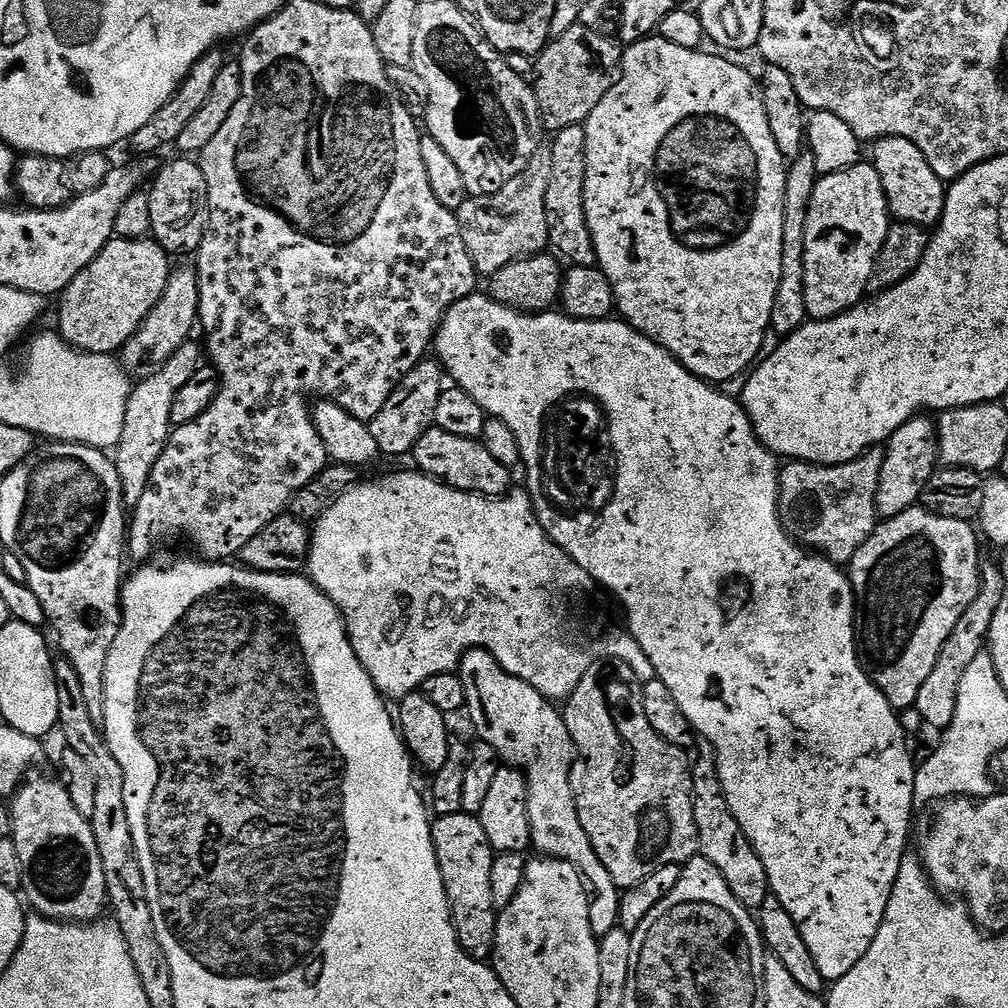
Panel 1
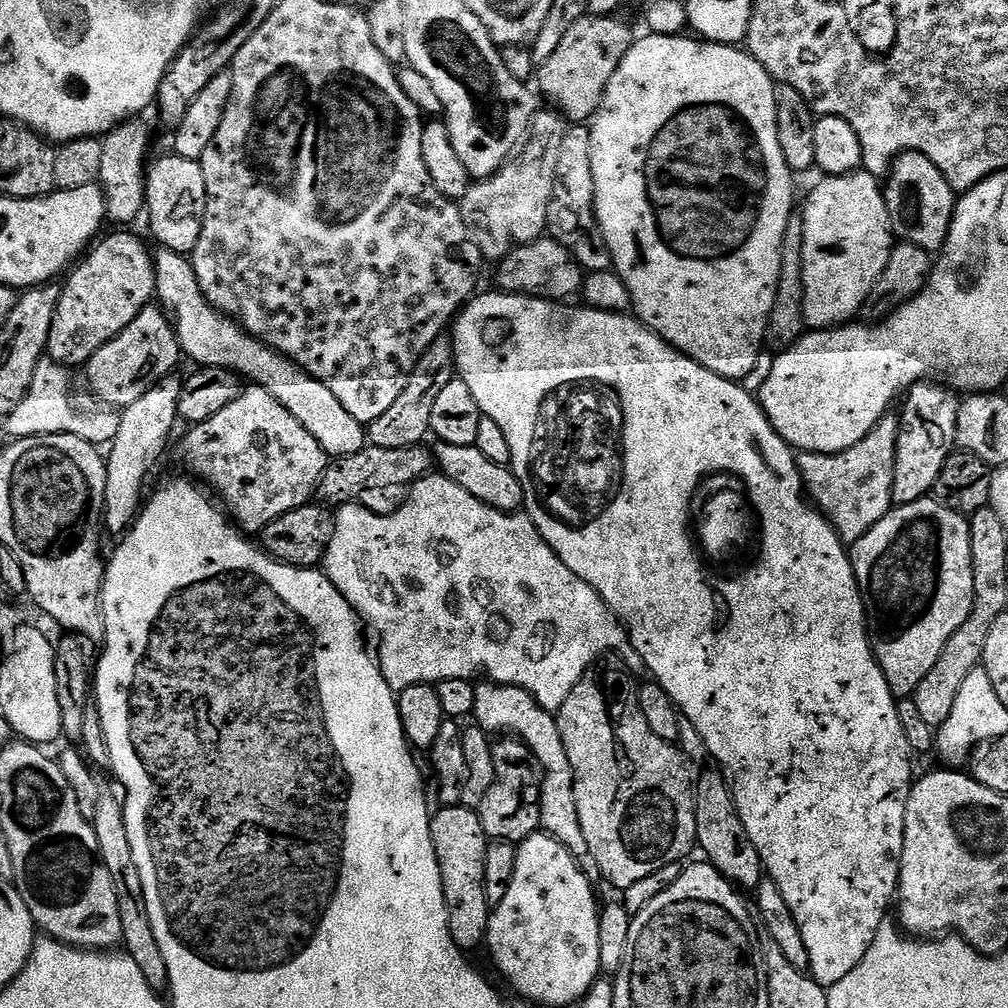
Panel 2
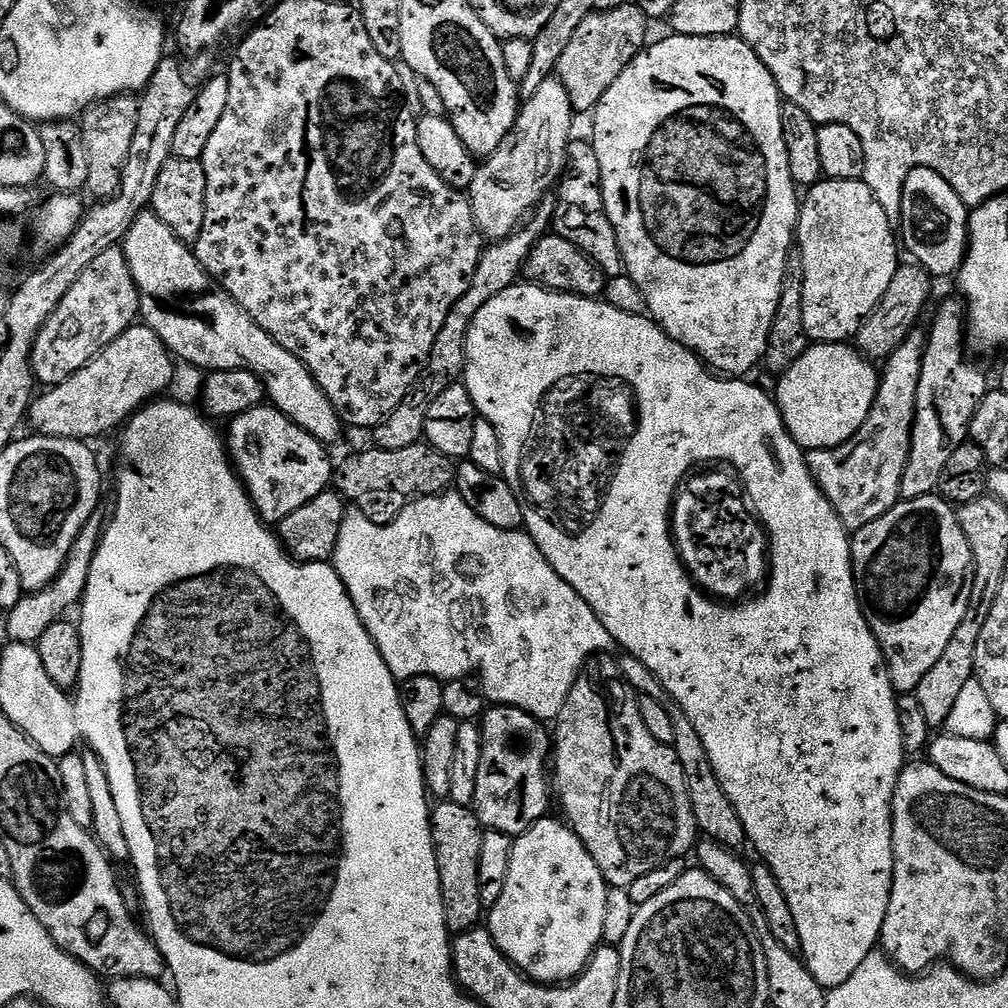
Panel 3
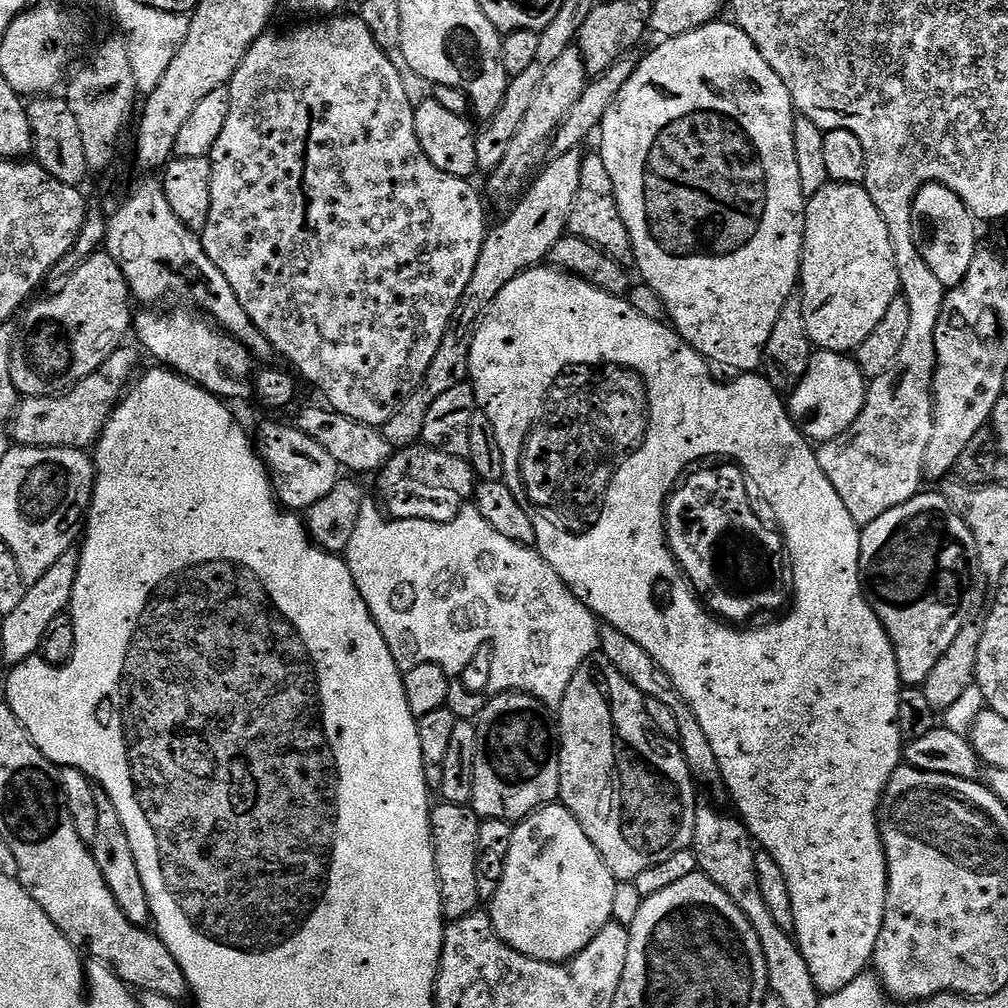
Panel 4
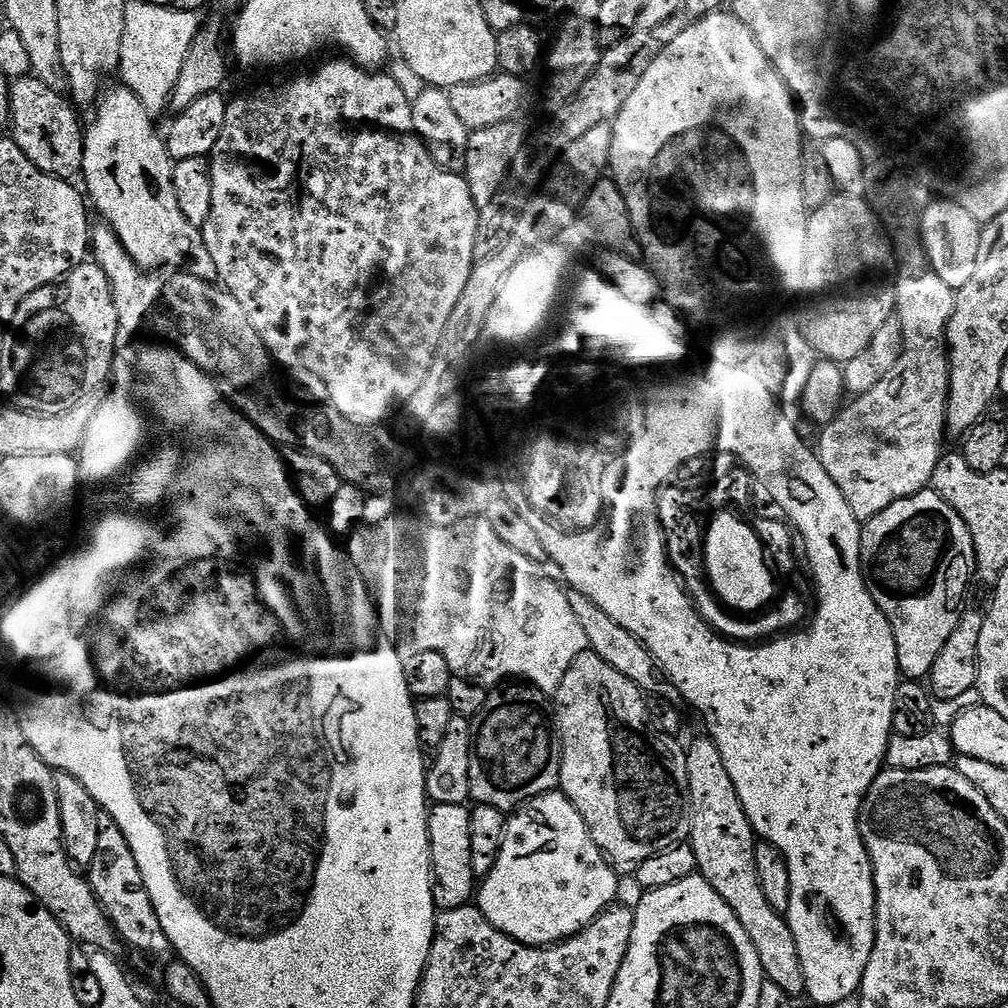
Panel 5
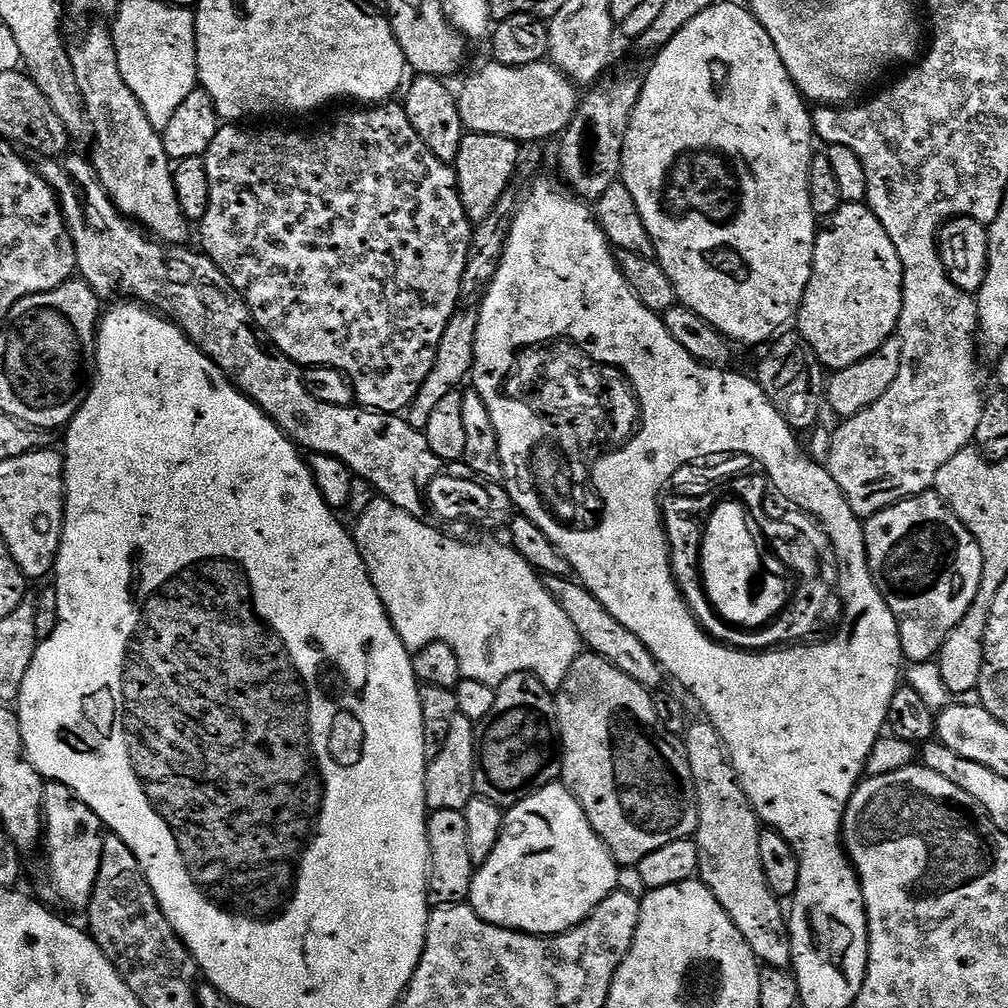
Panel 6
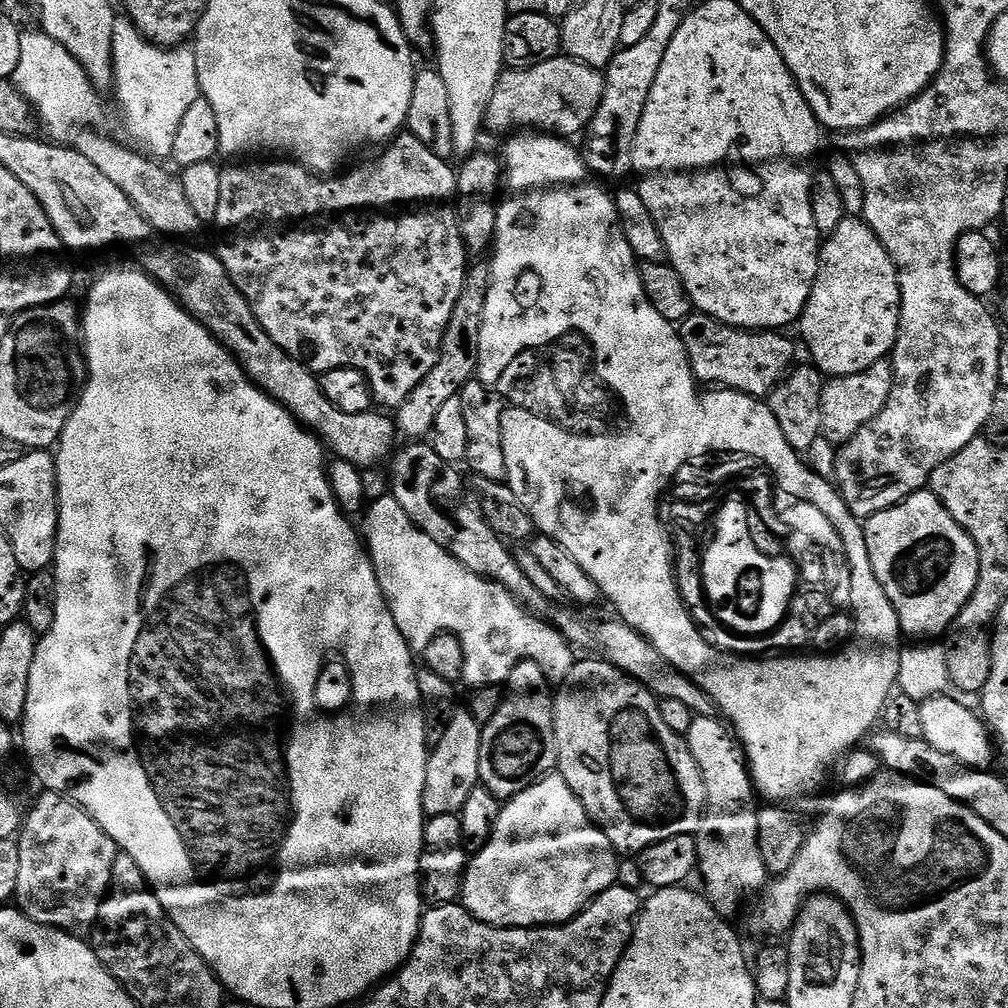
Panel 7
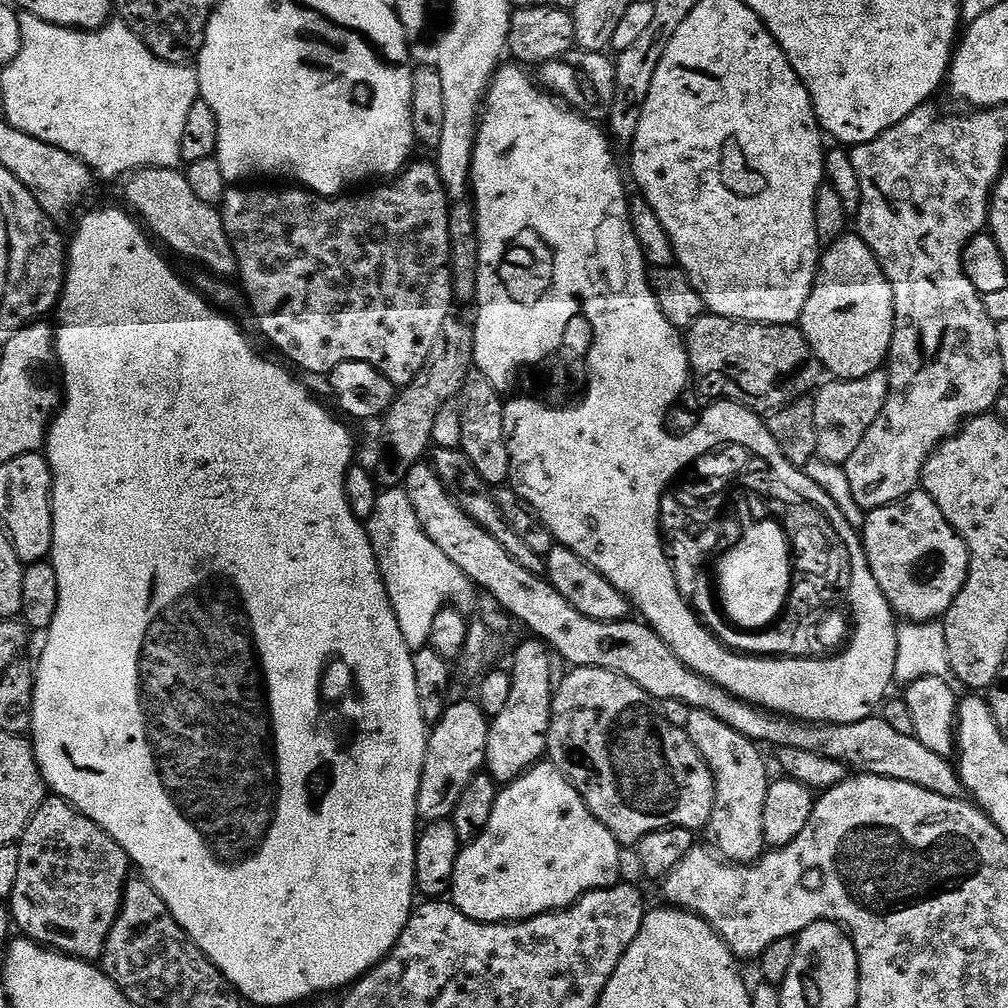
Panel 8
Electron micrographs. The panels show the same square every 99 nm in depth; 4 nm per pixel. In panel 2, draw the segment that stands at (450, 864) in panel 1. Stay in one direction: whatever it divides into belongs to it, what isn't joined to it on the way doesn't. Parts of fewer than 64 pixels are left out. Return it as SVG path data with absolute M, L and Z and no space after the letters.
M444 806L439 809L440 813L432 816L432 841L434 850L438 858L438 866L442 874L442 886L444 887L444 897L448 907L448 925L450 934L454 942L461 950L476 948L485 943L488 939L488 917L490 909L486 902L486 850L489 846L488 835L484 832L484 827L480 821L479 811L463 806Z

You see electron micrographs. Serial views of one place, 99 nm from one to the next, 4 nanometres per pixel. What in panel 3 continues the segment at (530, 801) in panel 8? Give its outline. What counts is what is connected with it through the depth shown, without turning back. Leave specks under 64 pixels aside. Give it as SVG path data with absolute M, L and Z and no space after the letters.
M552 819L539 820L513 839L506 890L487 913L486 927L500 953L528 979L537 984L564 986L584 971L593 952L601 947L610 885L571 827L563 819Z

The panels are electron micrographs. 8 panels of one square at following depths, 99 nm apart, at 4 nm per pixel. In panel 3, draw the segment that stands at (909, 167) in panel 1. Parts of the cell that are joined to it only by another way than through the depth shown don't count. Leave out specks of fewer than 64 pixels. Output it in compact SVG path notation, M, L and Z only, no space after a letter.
M929 168L910 170L902 190L898 232L906 252L908 247L908 252L912 255L909 257L925 268L929 276L955 277L959 273L968 252L969 215L970 210L954 190L954 186L950 186L950 182L942 178L942 174Z

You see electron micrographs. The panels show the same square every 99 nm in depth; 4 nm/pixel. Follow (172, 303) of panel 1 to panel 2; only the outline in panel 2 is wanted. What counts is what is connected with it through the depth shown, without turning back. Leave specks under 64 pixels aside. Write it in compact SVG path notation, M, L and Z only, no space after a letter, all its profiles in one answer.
M149 306L142 309L122 334L106 342L106 346L88 359L88 388L104 403L101 405L123 410L130 406L130 402L138 402L138 398L142 398L142 394L157 382L173 375L179 360L182 360L182 353L171 319L159 307Z

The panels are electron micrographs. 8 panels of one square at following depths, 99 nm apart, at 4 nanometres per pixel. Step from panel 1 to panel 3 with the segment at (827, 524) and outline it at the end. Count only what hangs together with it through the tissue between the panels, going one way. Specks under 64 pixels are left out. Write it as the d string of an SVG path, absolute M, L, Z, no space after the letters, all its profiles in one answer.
M910 338L902 346L898 346L898 350L894 350L894 354L889 356L886 361L886 367L883 369L882 375L878 380L878 387L876 389L876 404L870 410L870 414L866 418L866 422L860 427L860 432L856 436L850 437L846 443L837 448L813 448L807 453L808 468L812 472L812 476L816 479L816 484L823 490L824 497L832 503L834 510L840 516L840 520L843 522L844 527L849 530L855 530L857 528L864 528L870 522L874 522L878 518L882 518L882 514L886 514L889 510L899 504L902 497L900 495L900 483L902 482L902 474L904 468L908 464L908 455L912 449L912 424L916 421L916 399L918 398L918 382L920 381L920 371L922 370L922 359L924 356L924 349L921 341L916 341L916 338Z

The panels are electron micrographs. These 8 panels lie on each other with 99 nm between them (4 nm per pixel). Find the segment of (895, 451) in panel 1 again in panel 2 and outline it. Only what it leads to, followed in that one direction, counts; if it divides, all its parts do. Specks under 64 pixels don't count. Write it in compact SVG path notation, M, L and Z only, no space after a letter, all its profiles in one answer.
M921 382L913 384L903 401L904 413L899 413L900 432L896 435L896 469L894 470L894 486L892 487L892 503L899 506L918 502L931 493L938 482L938 474L942 474L942 466L946 466L949 456L957 447L956 423L961 397L939 382Z

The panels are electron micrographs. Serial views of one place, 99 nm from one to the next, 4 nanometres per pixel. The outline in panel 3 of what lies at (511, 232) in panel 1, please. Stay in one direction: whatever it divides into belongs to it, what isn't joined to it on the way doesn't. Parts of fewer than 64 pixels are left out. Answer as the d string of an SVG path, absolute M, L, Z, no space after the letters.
M558 78L542 82L521 103L520 116L512 132L499 150L477 167L474 182L466 190L474 222L485 241L505 240L559 185L566 171L568 149L573 143L572 119L570 94L566 94L566 86L562 86Z

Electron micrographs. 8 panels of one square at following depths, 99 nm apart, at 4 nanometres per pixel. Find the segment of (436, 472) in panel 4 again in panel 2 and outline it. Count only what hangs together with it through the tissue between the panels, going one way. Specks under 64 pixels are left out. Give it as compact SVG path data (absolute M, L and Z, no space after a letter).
M415 444L402 450L386 450L366 446L353 456L341 456L329 463L322 474L318 489L318 500L324 506L343 506L359 501L367 492L380 492L383 488L407 489L429 475L434 468L434 456L427 447Z

